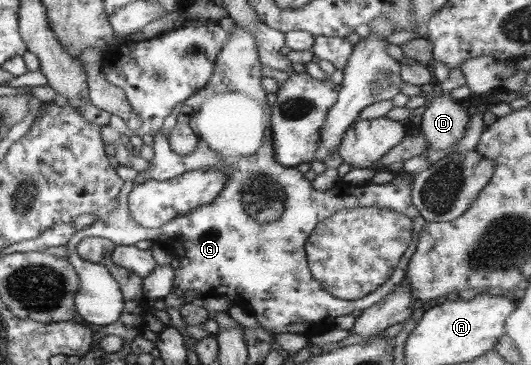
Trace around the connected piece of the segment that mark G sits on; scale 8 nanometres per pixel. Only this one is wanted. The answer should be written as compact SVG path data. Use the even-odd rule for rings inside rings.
M235 22L232 32L229 33L229 39L225 42L221 53L216 57L214 72L211 75L211 79L207 81L207 85L201 91L193 93L193 96L186 99L181 105L177 104L173 108L171 115L165 119L160 133L153 136L152 148L155 156L149 161L149 168L139 172L135 181L125 181L119 196L117 196L117 208L105 220L93 222L85 229L77 230L73 233L73 237L66 243L68 253L66 258L73 265L74 271L78 276L78 291L74 298L74 307L76 313L83 321L99 326L109 326L110 329L112 324L122 317L126 304L120 291L120 285L114 281L107 269L99 263L85 261L77 254L77 245L84 237L105 237L105 239L113 241L115 245L135 246L143 239L160 243L163 249L166 249L169 254L177 257L181 262L181 266L174 273L172 293L175 293L179 298L183 298L183 301L189 291L201 293L201 299L225 296L233 304L251 312L265 331L273 332L273 335L281 333L301 335L303 333L301 331L303 323L305 323L305 329L307 329L307 325L315 327L315 323L317 323L317 329L319 329L319 327L323 327L325 315L327 315L327 319L331 323L333 317L349 315L355 309L368 309L382 301L385 297L388 297L399 287L401 281L405 279L411 256L416 249L419 234L421 234L423 225L426 222L419 210L413 205L411 199L413 177L403 172L395 175L393 180L386 184L375 184L369 181L360 187L356 187L353 192L348 191L342 183L338 183L325 191L314 189L312 181L305 177L305 168L285 167L275 158L273 133L271 133L272 110L267 103L267 91L261 85L261 78L265 76L261 69L262 66L255 37L253 37L249 29L245 29L245 27L241 27L239 23ZM183 110L190 112L189 125L195 131L195 135L199 137L197 149L193 153L189 153L189 155L175 153L171 149L169 137L167 137L169 130L176 124L179 113ZM199 168L217 168L223 170L228 177L227 181L225 181L225 187L221 189L221 193L218 193L212 202L189 210L183 215L177 216L171 223L167 223L157 229L147 229L137 224L137 221L133 219L128 203L129 192L135 186L149 180L165 181ZM371 206L391 209L391 211L403 213L403 215L407 215L409 219L413 220L414 235L411 238L411 243L409 243L409 247L405 250L391 278L385 284L380 285L374 293L354 301L336 299L329 294L329 291L323 289L319 281L312 277L306 258L305 243L307 243L307 238L311 235L311 231L316 229L317 223L327 219L327 217L332 217L336 211Z

